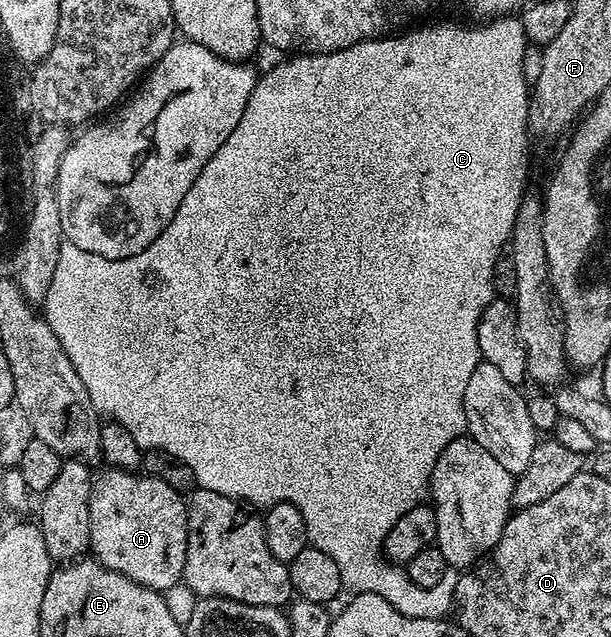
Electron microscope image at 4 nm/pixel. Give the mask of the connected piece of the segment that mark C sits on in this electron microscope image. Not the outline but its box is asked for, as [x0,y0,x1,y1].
[41,17,529,619]

